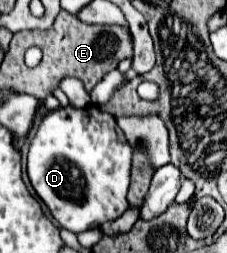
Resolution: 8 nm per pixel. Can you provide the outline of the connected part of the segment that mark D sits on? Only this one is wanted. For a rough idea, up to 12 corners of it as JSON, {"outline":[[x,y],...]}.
{"outline":[[100,106],[56,108],[28,176],[74,234],[128,208],[132,146]]}

